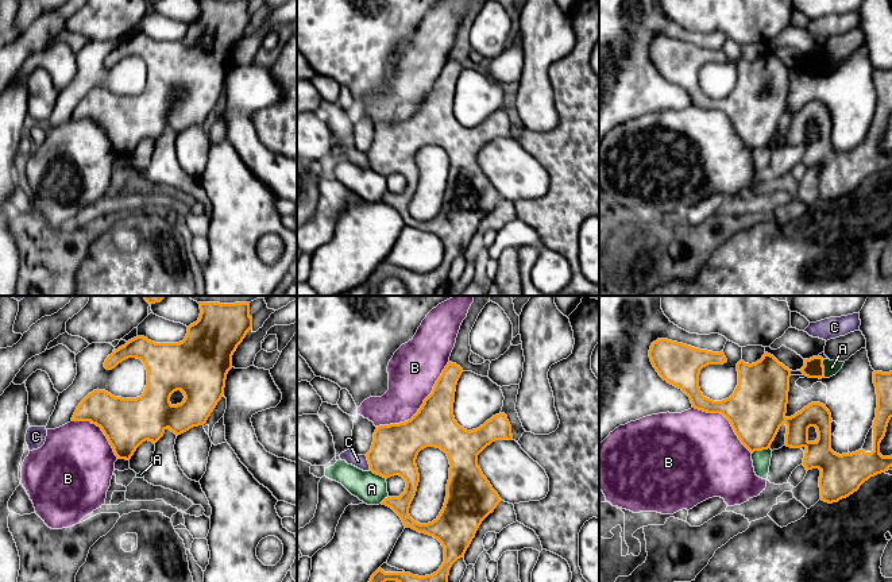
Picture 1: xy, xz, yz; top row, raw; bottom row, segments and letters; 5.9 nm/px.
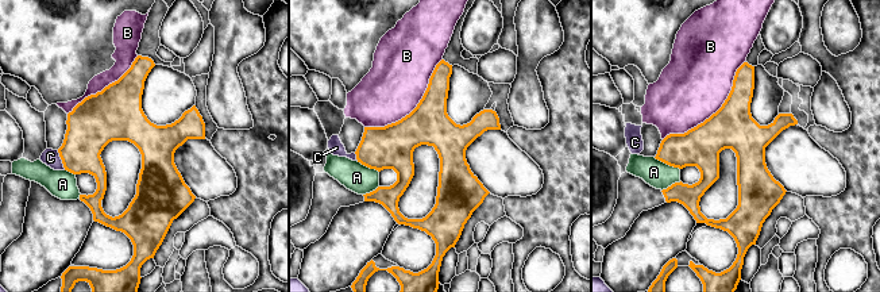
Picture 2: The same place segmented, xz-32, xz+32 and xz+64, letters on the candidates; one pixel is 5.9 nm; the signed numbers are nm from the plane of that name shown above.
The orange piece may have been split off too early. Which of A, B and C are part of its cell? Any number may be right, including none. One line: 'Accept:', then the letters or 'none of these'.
Accept: B

